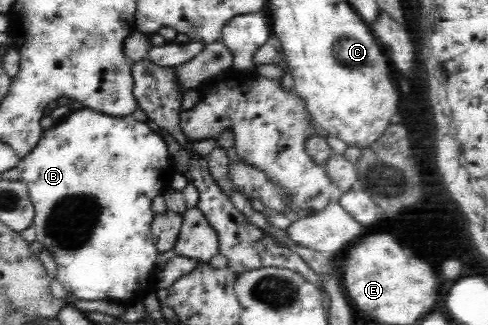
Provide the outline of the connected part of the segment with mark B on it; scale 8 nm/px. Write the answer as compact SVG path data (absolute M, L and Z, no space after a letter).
M85 107L85 110L81 110L81 109L73 110L73 114L71 114L69 118L64 118L63 122L59 121L57 123L57 126L55 126L55 128L51 126L49 129L44 129L43 134L41 135L41 138L37 143L37 146L35 146L35 148L33 148L33 150L31 150L29 154L25 155L25 158L21 158L17 163L16 167L19 169L20 172L19 180L23 181L27 185L28 193L31 202L33 203L34 206L33 224L35 224L34 227L36 228L36 241L41 242L43 244L43 248L51 253L51 256L53 256L55 262L57 263L56 278L63 285L63 287L65 287L65 290L68 293L68 299L71 299L72 302L77 300L96 301L96 300L110 299L112 301L130 304L133 301L136 301L137 299L141 298L143 294L145 294L147 291L150 290L150 288L152 288L152 283L155 279L155 275L159 271L159 267L156 264L158 250L156 249L156 244L154 243L153 237L150 236L151 224L153 222L153 218L155 215L151 206L153 204L153 199L155 199L158 194L162 195L163 190L169 185L172 176L175 173L172 163L170 161L169 151L167 151L167 143L165 143L165 140L163 139L161 134L152 131L147 123L138 121L133 115L129 115L125 117L113 117L113 116L109 116L108 113L95 112L93 109Z

